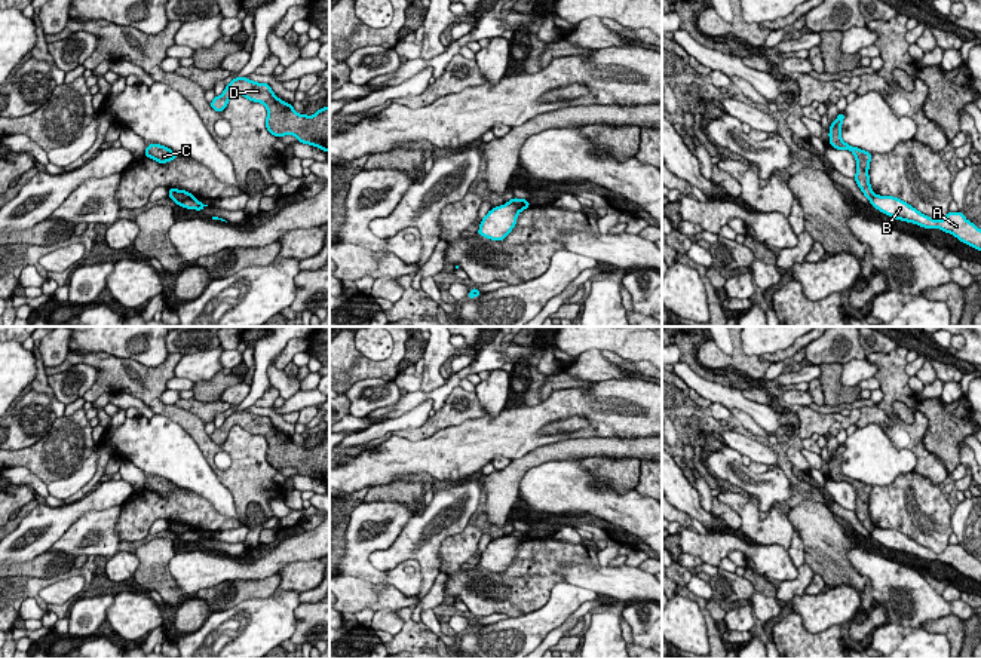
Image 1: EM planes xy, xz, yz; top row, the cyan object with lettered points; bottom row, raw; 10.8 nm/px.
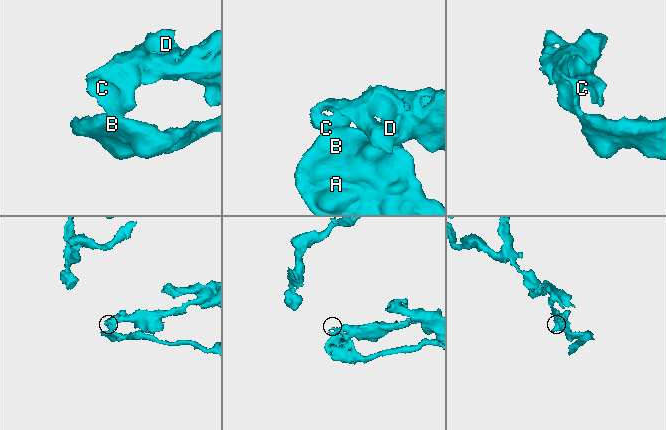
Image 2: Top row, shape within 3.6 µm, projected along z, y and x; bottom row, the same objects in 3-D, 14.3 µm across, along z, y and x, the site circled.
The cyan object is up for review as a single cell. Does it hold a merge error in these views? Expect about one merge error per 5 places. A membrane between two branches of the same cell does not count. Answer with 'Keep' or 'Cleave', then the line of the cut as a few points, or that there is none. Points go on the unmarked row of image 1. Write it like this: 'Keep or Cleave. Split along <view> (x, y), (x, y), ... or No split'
Cleave. Split along xy (171, 529), (193, 532)

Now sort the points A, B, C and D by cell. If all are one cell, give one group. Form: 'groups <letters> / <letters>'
groups A B / C D

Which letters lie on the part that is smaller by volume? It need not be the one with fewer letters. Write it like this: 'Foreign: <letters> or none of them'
Foreign: C, D

